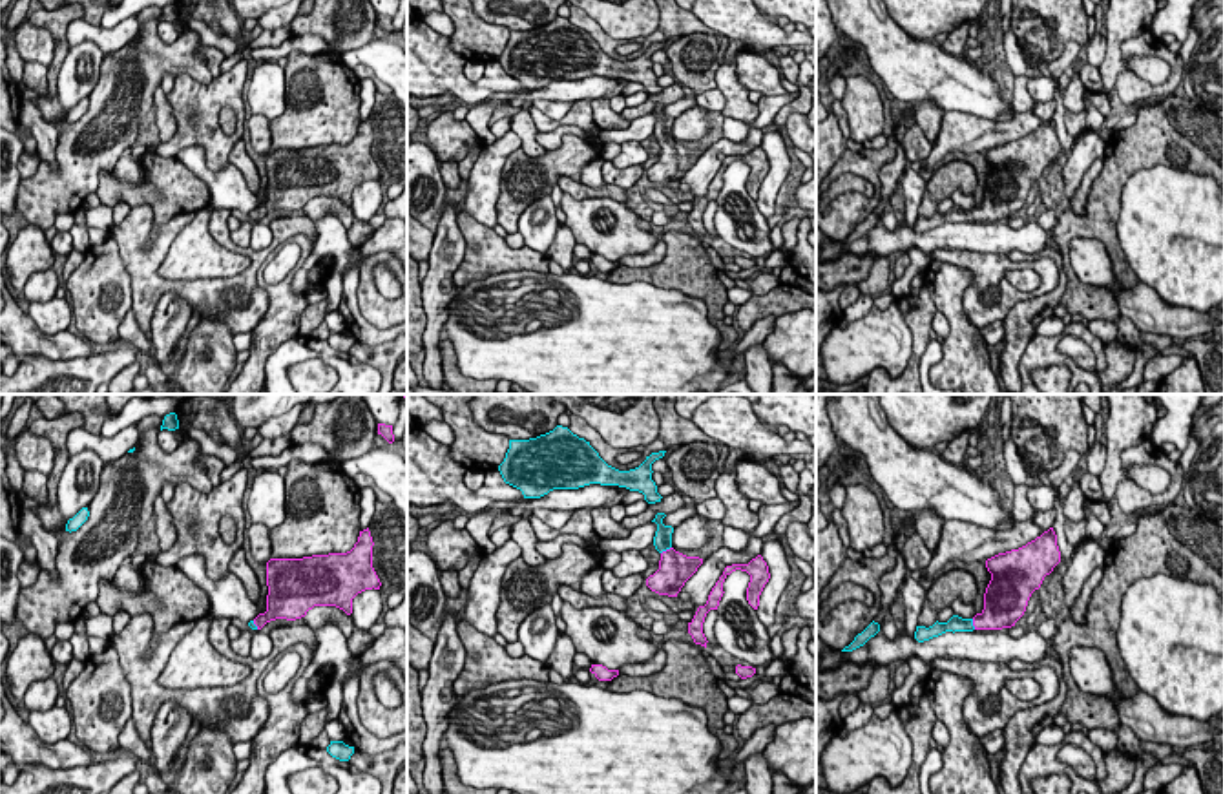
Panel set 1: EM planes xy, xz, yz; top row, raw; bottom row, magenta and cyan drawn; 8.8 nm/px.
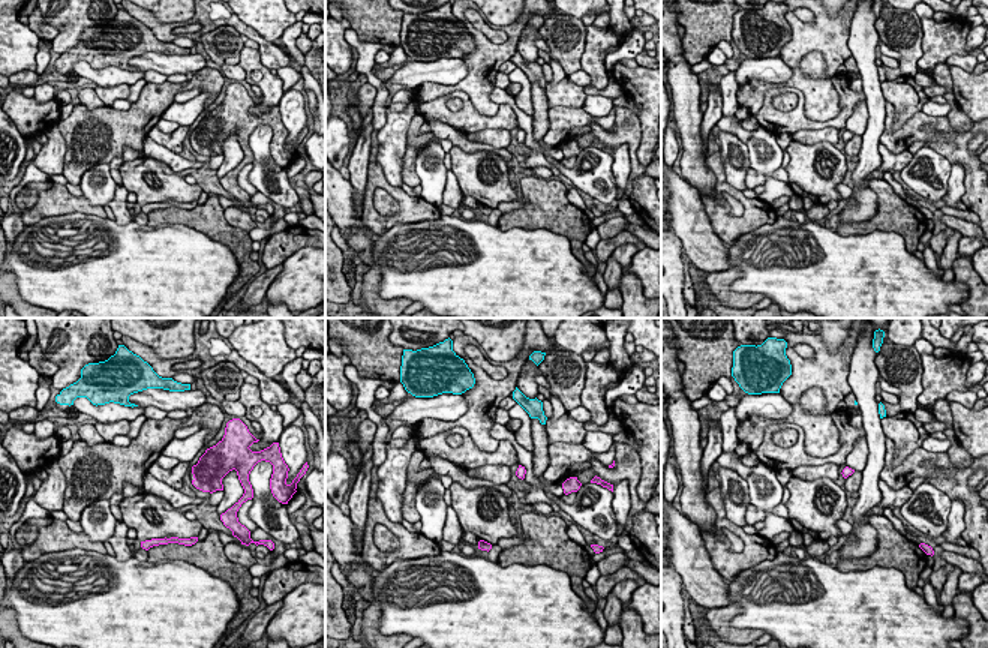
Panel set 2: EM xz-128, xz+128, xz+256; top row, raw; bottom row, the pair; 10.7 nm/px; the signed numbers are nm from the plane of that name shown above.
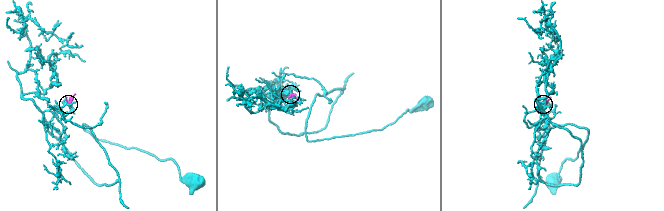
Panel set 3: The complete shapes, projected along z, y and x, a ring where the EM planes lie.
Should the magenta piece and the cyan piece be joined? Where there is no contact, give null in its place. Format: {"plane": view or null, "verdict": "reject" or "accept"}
{"plane": "xz", "verdict": "accept"}

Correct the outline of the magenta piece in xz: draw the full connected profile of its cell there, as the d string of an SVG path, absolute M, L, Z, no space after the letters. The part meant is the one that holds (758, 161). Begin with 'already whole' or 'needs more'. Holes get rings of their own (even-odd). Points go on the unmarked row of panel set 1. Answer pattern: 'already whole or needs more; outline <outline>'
already whole; outline M761 146L752 150L748 155L732 155L732 157L725 159L723 166L719 168L719 172L712 179L706 195L699 197L694 210L688 214L688 225L692 226L695 235L701 235L701 237L706 239L708 232L703 225L705 208L710 201L717 201L719 192L725 184L723 183L723 173L736 161L747 162L750 166L750 173L748 173L748 179L747 179L747 192L754 201L758 201L759 186L761 186L765 175L770 170L768 157L767 157L767 153L763 151Z

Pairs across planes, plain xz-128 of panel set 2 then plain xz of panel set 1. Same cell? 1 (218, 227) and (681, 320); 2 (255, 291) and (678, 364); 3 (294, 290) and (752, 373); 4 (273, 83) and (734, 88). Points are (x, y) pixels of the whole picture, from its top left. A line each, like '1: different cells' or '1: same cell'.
1: different cells
2: different cells
3: different cells
4: same cell

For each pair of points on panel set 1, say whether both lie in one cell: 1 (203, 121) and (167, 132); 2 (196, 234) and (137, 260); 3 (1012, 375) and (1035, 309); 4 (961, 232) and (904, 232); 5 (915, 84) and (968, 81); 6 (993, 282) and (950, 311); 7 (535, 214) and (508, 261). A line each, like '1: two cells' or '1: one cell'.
1: two cells
2: two cells
3: one cell
4: one cell
5: one cell
6: two cells
7: two cells

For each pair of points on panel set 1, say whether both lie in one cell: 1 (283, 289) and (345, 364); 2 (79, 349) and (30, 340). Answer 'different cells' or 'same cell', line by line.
1: different cells
2: same cell

